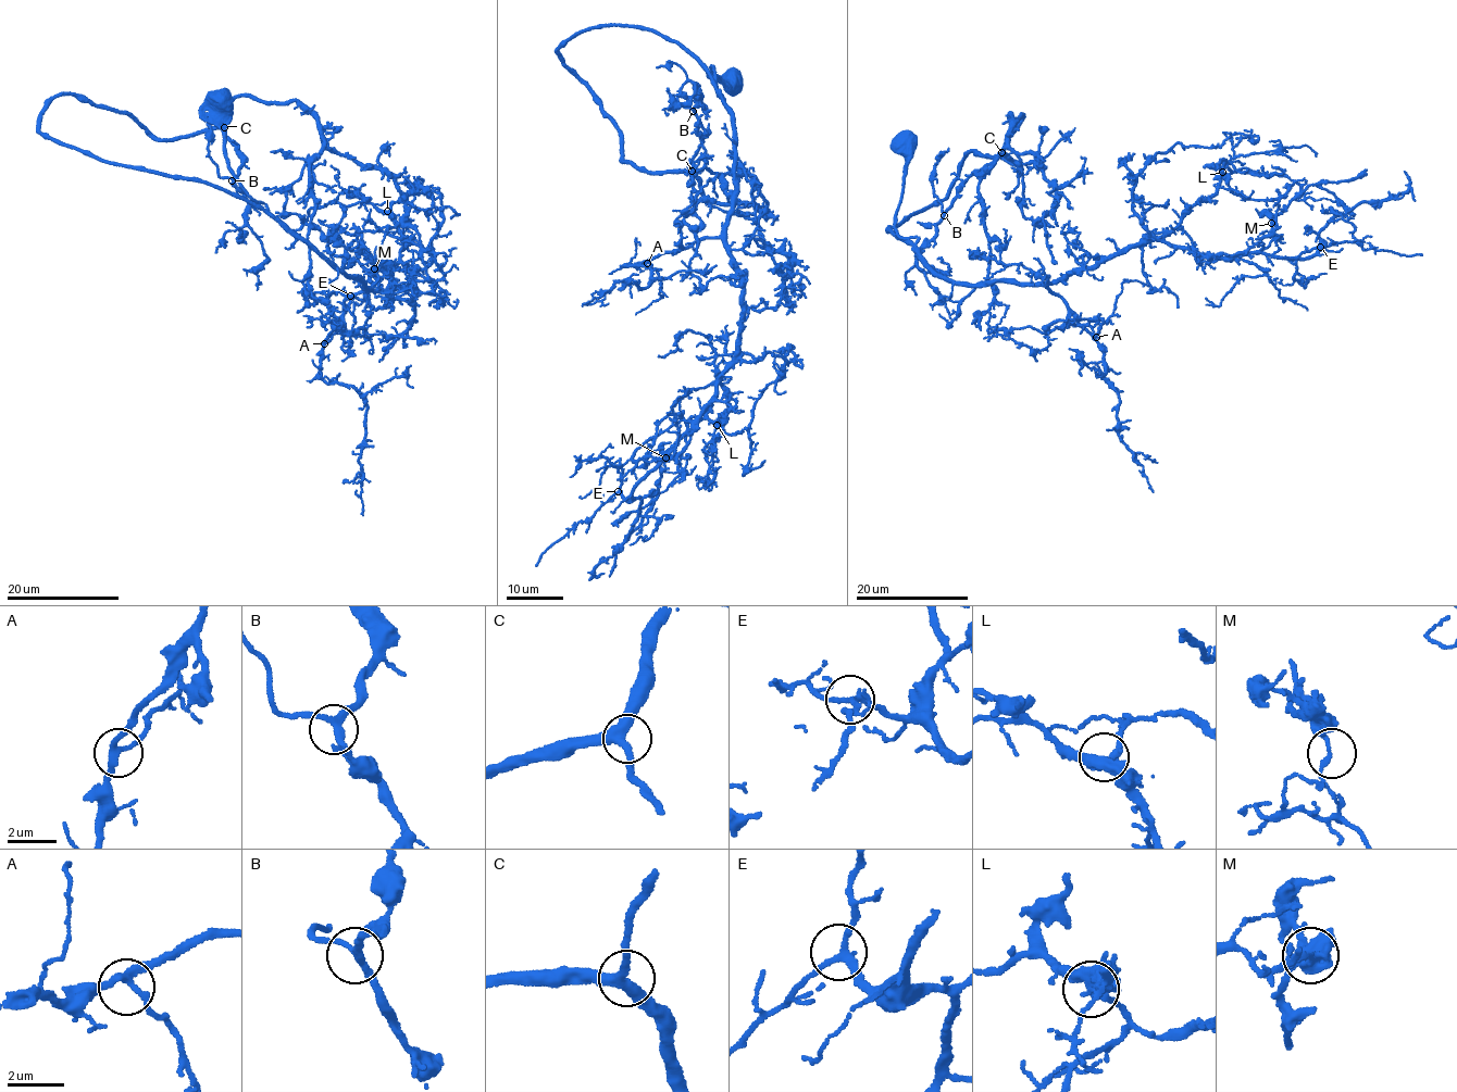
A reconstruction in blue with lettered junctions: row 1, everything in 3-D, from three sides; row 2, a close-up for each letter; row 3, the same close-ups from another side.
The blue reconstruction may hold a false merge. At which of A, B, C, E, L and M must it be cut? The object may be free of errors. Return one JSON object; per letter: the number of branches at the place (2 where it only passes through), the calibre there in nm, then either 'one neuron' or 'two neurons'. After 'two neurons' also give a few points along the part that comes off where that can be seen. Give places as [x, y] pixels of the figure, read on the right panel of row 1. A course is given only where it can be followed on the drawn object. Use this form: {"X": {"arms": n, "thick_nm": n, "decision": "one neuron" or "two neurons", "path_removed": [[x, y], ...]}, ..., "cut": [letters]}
{"A": {"arms": 3, "thick_nm": 240, "decision": "one neuron"}, "B": {"arms": 3, "thick_nm": 240, "decision": "one neuron"}, "C": {"arms": 3, "thick_nm": 340, "decision": "one neuron"}, "E": {"arms": 3, "thick_nm": 190, "decision": "one neuron"}, "L": {"arms": 3, "thick_nm": 340, "decision": "one neuron"}, "M": {"arms": 2, "thick_nm": 170, "decision": "two neurons", "path_removed": [[1270, 223], [1310, 185], [1345, 182], [1367, 170]]}, "cut": ["M"]}

